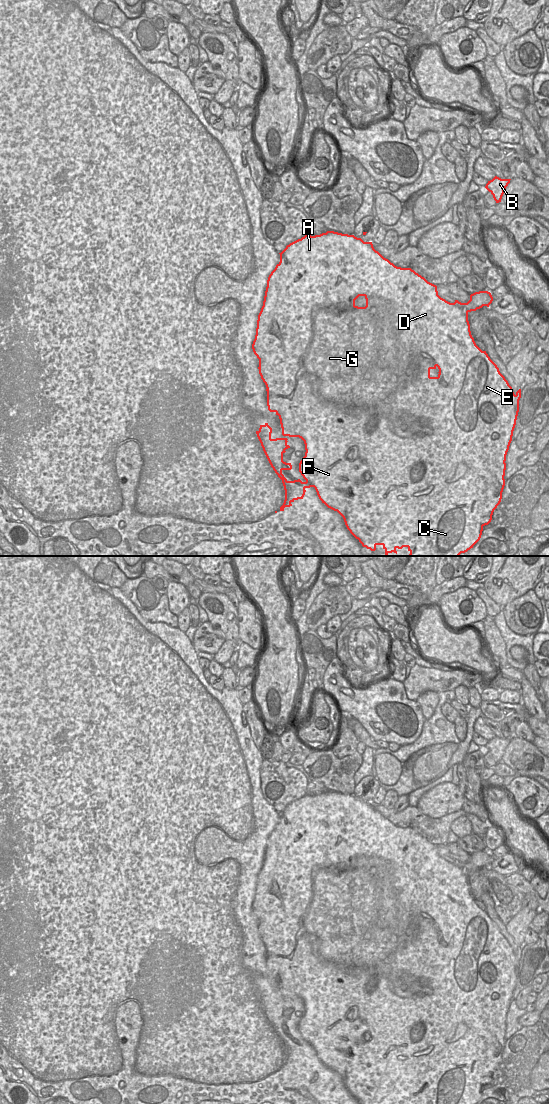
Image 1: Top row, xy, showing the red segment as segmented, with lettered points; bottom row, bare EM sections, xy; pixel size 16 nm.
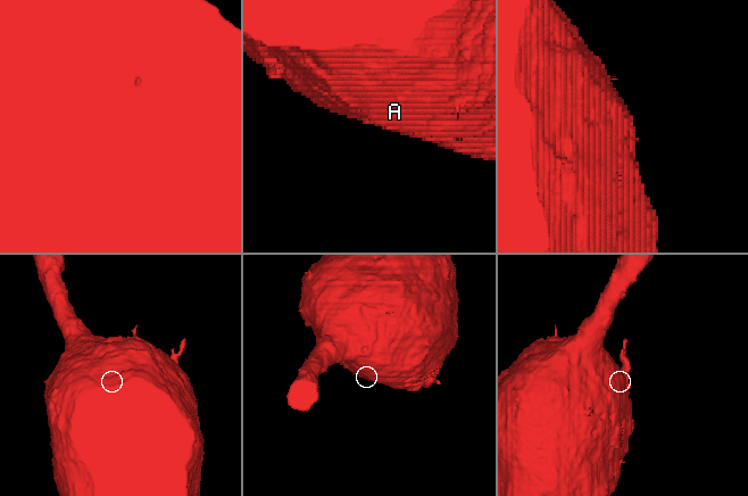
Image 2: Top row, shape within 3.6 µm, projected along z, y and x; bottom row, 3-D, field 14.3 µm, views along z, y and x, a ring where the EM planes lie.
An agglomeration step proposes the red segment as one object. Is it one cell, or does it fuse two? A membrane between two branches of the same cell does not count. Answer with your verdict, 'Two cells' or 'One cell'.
Two cells

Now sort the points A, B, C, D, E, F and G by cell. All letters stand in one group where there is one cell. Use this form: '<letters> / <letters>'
A C D E F G / B

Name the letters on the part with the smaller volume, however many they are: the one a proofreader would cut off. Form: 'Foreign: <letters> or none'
Foreign: B

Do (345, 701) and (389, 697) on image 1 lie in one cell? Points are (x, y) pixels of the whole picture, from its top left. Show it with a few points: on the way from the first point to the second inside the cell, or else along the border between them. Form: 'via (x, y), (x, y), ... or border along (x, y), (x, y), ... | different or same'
via (356, 701), (378, 700) | same

